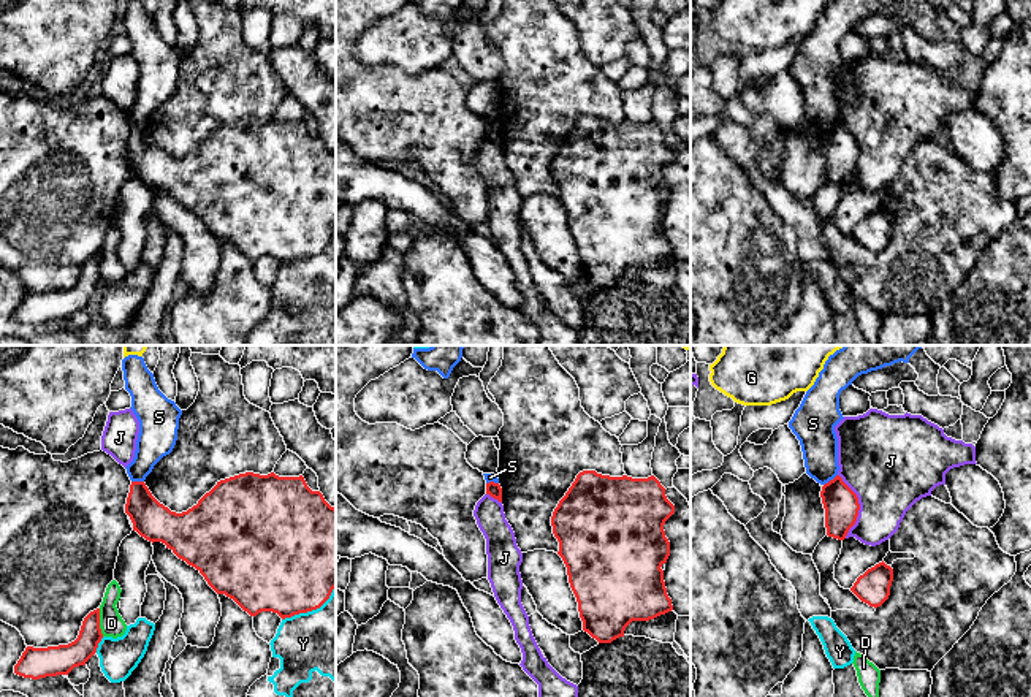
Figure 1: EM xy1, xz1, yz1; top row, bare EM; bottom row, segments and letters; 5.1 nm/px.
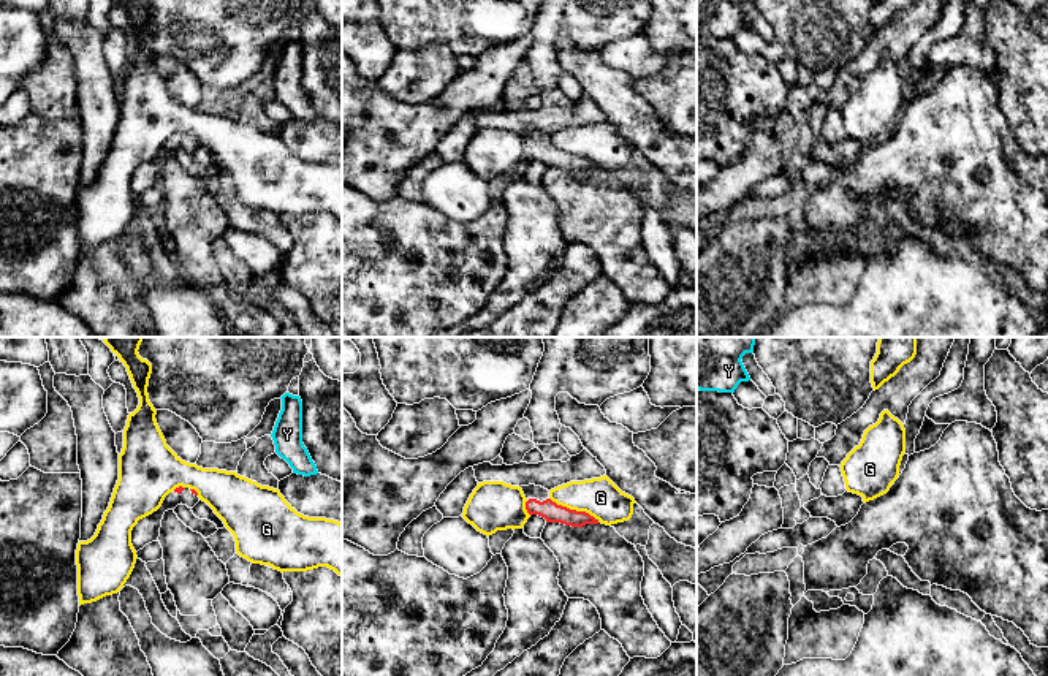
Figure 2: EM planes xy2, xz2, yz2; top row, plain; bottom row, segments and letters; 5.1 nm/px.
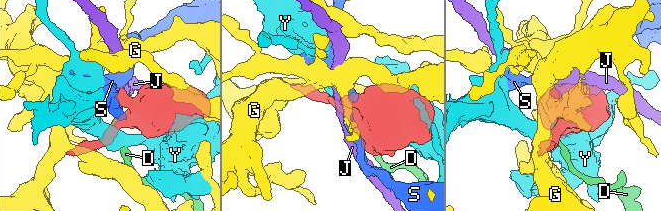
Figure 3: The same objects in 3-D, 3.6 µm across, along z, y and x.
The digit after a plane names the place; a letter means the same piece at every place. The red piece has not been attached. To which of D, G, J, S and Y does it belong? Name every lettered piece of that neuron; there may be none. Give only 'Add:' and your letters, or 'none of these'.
Add: none of these

